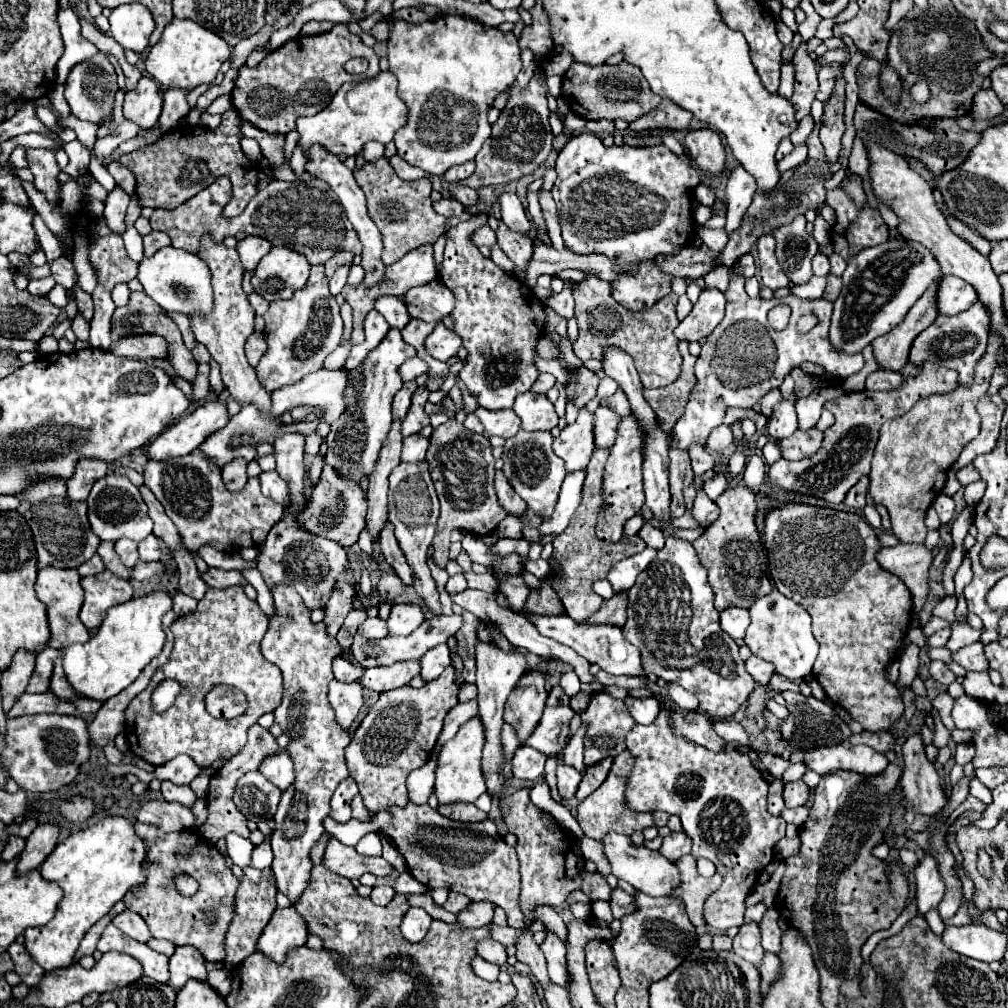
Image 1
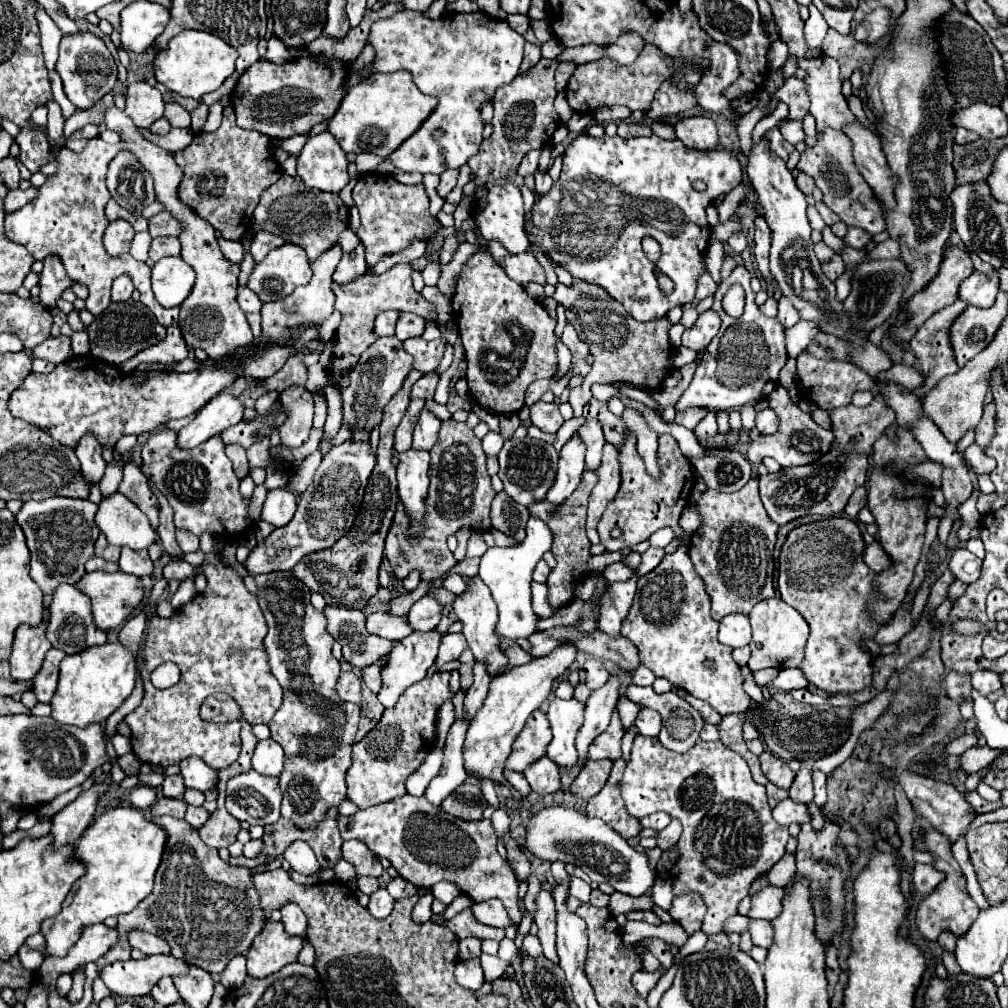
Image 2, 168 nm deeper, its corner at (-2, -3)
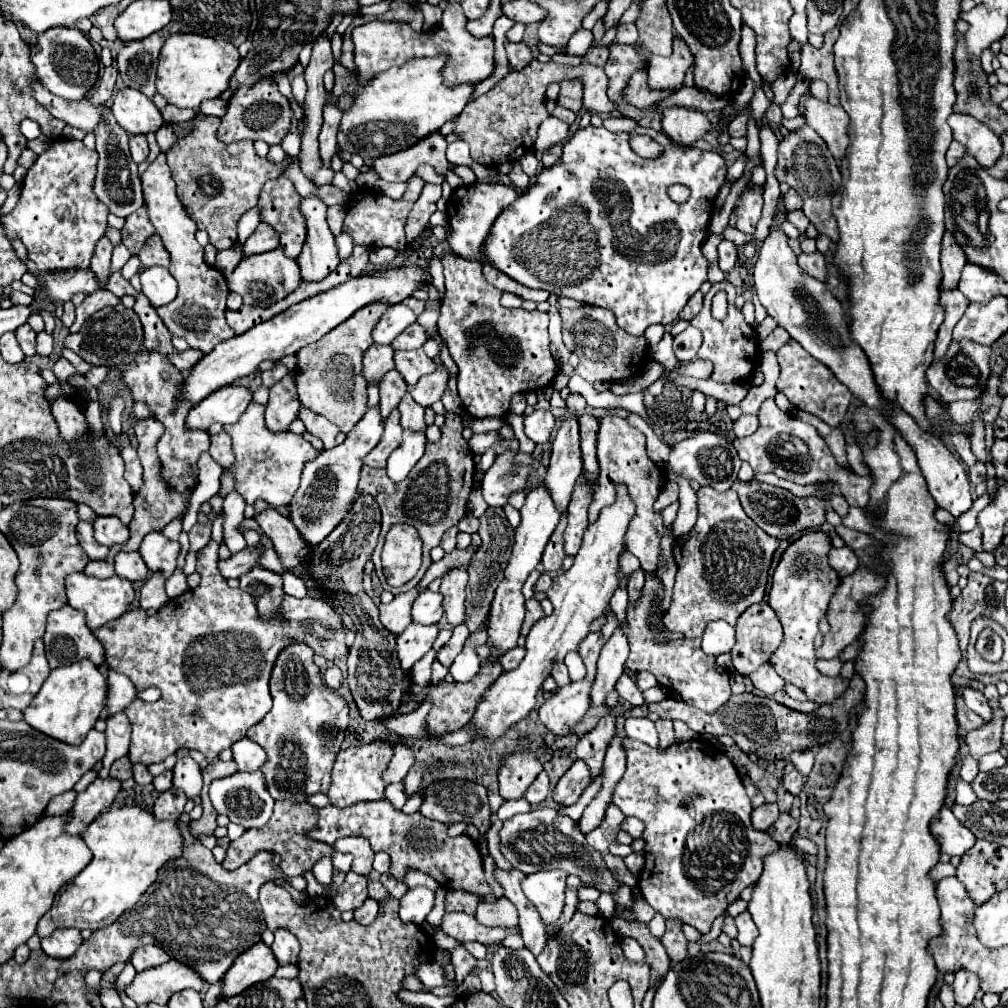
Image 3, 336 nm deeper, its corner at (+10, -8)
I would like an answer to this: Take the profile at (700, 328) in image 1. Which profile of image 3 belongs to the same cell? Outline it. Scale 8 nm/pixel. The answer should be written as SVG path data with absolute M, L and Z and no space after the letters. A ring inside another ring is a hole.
M688 325L682 333L678 333L674 337L674 353L676 353L678 361L688 363L688 361L696 359L700 343L702 343L702 331L698 331L692 325Z

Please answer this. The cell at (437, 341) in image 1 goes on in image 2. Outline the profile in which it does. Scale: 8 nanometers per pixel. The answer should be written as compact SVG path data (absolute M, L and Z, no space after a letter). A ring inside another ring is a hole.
M410 338L404 342L404 350L410 352L414 358L414 368L422 374L434 372L444 354L444 340L424 340L424 338Z

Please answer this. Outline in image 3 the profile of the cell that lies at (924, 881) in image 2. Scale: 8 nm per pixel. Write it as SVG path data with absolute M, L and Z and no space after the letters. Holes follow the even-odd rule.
M938 863L932 871L930 871L930 879L932 881L940 881L944 877L950 877L950 875L956 875L956 869L950 865L950 863Z

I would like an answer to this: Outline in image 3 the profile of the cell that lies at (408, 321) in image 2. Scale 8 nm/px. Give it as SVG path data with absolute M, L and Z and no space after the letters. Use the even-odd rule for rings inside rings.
M412 323L410 327L406 327L406 331L402 331L390 345L394 349L420 349L422 343L428 339L426 331L418 325L418 323Z

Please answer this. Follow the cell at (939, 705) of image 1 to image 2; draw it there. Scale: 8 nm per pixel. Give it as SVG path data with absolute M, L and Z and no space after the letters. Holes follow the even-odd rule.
M981 780L976 789L978 794L989 802L996 802L1001 799L1000 791L993 789Z

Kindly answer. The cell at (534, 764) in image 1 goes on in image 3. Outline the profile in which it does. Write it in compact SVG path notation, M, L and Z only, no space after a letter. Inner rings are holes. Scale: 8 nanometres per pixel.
M542 771L542 773L534 779L534 783L526 789L524 799L526 799L530 805L538 805L538 803L542 803L542 801L546 799L548 791L550 791L550 779L548 779L548 773Z

